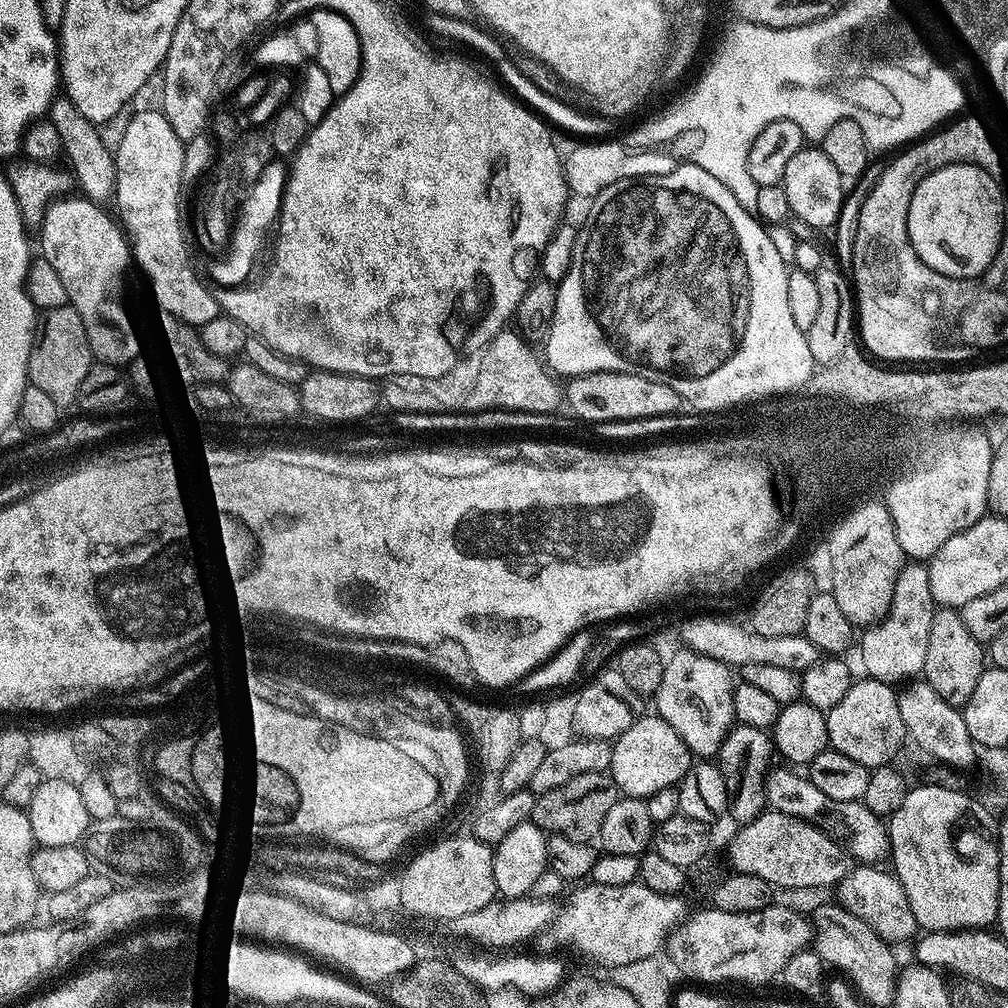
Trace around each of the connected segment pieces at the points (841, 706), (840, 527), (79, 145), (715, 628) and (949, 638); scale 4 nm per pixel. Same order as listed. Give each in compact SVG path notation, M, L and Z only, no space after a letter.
M871 678L857 679L846 690L846 698L838 702L827 712L828 742L833 752L846 754L846 758L854 758L854 762L862 762L869 770L891 765L892 760L906 744L906 733L902 714L900 713L900 697L897 689L890 684Z
M883 503L863 504L850 514L850 518L840 520L832 528L826 542L828 560L832 563L830 591L842 614L846 614L854 626L880 623L890 610L896 579L906 563L905 554L894 534L892 514L887 512Z
M60 94L53 99L46 113L47 119L58 130L58 138L63 155L68 155L72 163L71 175L75 183L80 183L80 188L85 197L89 200L104 202L104 199L111 197L116 190L116 158L113 149L108 148L106 141L100 137L101 129L92 124L86 118L82 118L82 110L70 102L67 95Z
M696 614L680 628L680 636L684 639L685 649L706 654L718 662L739 670L748 664L759 662L765 666L778 666L791 672L805 672L822 658L821 652L803 634L782 634L778 638L770 638L752 631L751 627L735 624L732 620L719 620L716 614Z
M940 608L933 611L930 622L930 640L926 642L926 658L922 673L926 683L950 706L963 709L964 703L974 694L978 678L986 667L986 652L981 641L975 640L966 630L957 609Z

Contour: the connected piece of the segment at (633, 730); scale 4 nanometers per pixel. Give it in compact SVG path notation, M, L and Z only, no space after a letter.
M658 714L648 715L641 715L640 720L612 744L610 775L624 796L646 798L663 788L679 785L694 763L686 742L674 734L669 724Z

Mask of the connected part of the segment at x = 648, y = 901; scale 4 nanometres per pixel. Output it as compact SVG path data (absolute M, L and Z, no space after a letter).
M584 882L572 897L569 895L557 911L555 920L548 925L543 933L542 941L548 948L569 948L596 964L601 964L605 970L618 966L626 966L630 962L638 962L638 958L650 958L657 955L665 947L666 939L672 929L685 919L683 899L674 896L663 896L647 888L643 882L627 884L626 886L602 886Z

